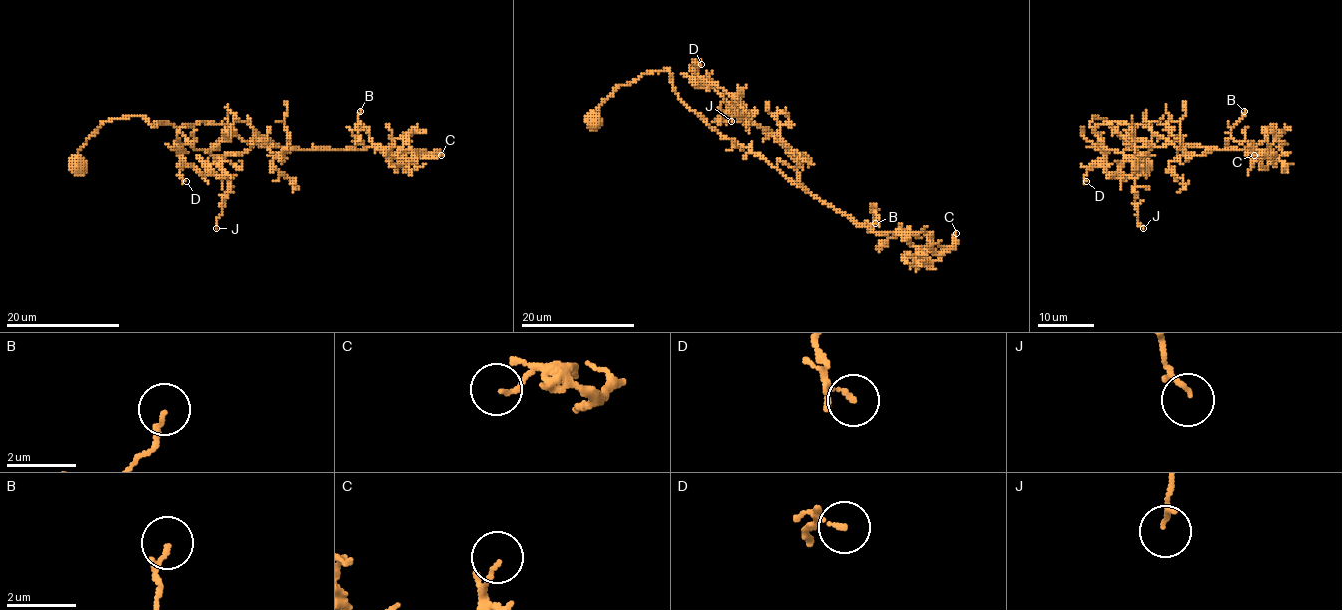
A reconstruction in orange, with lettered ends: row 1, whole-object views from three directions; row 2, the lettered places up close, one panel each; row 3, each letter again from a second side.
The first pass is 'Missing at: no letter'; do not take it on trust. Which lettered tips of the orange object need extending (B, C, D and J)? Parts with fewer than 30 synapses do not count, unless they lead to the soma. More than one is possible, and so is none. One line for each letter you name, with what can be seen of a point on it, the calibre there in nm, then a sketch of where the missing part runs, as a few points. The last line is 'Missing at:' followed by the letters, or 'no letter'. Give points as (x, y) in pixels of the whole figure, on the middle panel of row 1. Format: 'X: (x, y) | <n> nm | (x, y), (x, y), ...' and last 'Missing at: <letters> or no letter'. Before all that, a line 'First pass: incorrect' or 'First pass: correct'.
First pass: correct
Missing at: no letter

